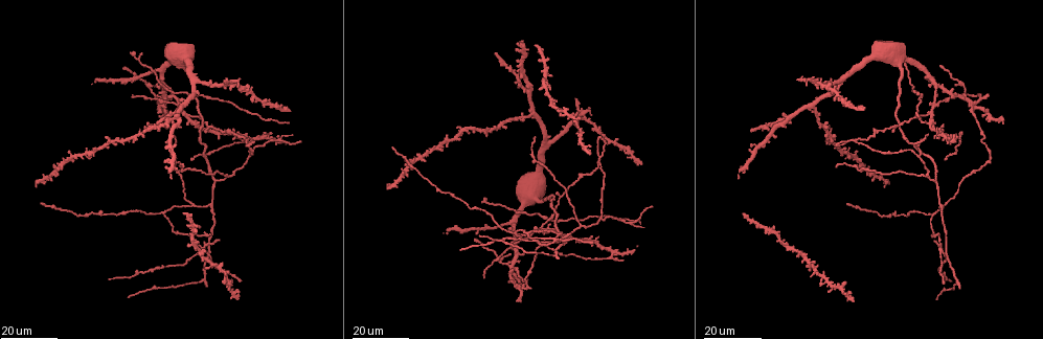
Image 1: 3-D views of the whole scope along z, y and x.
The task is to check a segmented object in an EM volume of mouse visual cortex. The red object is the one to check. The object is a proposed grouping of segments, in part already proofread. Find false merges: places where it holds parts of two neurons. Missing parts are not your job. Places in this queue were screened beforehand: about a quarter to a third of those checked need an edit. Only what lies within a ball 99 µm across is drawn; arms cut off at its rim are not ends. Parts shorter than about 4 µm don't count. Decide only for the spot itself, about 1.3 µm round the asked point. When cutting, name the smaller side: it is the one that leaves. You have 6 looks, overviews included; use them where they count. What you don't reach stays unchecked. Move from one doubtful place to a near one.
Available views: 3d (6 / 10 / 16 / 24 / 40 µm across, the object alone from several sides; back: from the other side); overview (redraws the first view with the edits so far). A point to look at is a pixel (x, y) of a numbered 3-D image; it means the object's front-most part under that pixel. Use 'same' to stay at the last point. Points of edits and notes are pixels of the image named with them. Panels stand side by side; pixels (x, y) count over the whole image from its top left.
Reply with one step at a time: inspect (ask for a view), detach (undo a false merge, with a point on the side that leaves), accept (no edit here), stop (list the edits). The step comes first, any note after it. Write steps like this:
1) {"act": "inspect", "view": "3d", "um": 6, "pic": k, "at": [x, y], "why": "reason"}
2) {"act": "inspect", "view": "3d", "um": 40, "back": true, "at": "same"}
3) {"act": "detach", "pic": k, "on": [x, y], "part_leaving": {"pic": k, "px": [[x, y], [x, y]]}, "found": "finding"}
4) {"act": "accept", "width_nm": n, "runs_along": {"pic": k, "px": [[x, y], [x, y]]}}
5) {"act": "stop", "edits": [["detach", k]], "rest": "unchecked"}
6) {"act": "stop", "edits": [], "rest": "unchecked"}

{"act": "inspect", "view": "3d", "um": 24, "pic": 1, "at": [214, 178], "why": "a fork"}

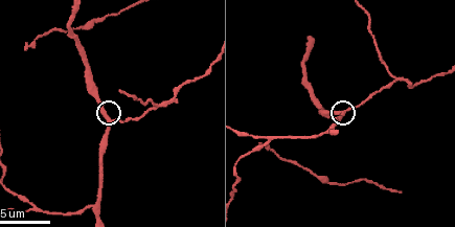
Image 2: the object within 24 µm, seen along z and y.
{"act": "inspect", "view": "3d", "um": 10, "pic": 2, "at": [346, 108]}

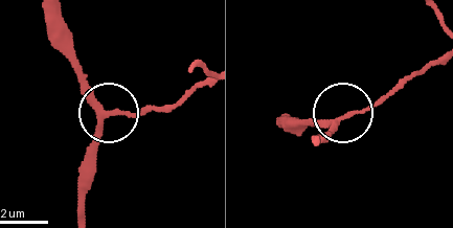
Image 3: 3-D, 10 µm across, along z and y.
{"act": "accept", "arms": 3, "runs_along": {"pic": 3, "px": [[62, 14], [64, 55], [104, 104], [133, 113], [174, 110]]}, "found": "one neuron here"}

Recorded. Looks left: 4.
{"act": "inspect", "view": "3d", "um": 10, "pic": 2, "at": [32, 207], "why": "branch point"}

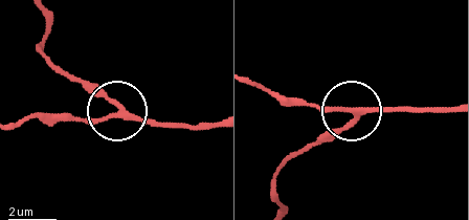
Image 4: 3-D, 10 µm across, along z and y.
{"act": "accept", "width_nm": 200, "runs_along": {"pic": 4, "px": [[213, 122], [159, 127], [129, 119], [76, 75]]}, "found": "all the same neuron"}

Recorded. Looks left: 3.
{"act": "inspect", "view": "3d", "um": 10, "pic": 2, "at": [94, 209], "why": "branch point"}

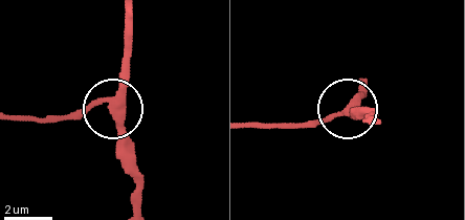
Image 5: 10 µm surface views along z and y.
{"act": "accept", "width_nm": 340, "runs_along": {"pic": 5, "px": [[132, 12], [127, 90], [114, 114], [120, 167]]}, "found": "one neuron here"}

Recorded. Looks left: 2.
{"act": "stop", "edits": [], "rest": "unchecked"}

